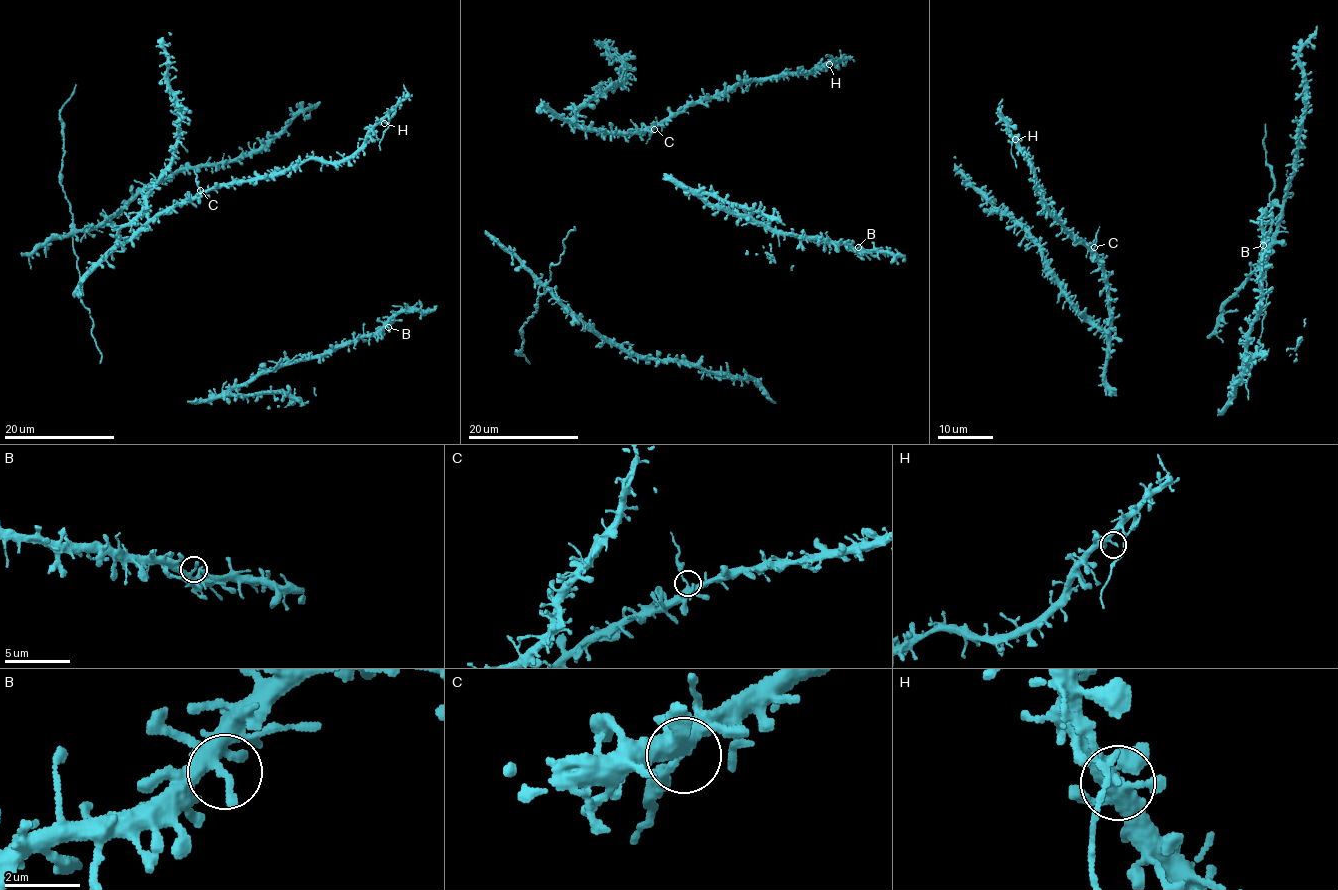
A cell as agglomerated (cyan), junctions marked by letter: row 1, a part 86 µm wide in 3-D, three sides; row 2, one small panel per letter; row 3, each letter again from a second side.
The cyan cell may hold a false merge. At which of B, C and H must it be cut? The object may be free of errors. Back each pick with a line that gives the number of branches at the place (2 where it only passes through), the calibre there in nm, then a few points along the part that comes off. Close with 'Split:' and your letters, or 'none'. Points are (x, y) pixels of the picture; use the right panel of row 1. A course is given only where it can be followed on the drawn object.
C: 3 branches meet; 260 nm thick; foreign part runs (1094, 247), (1099, 227)
Split: C

